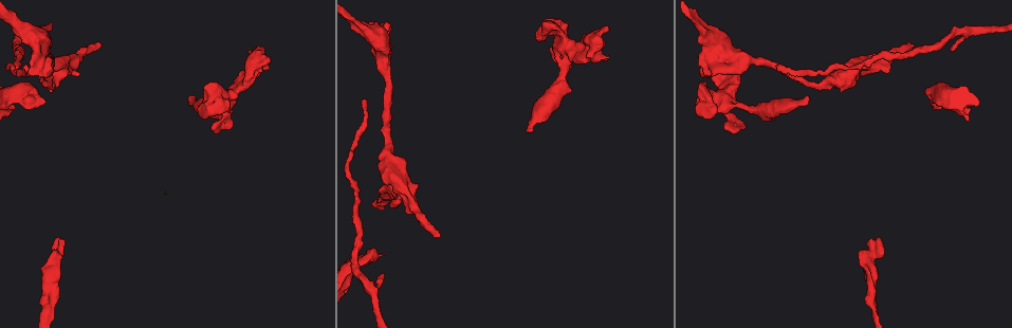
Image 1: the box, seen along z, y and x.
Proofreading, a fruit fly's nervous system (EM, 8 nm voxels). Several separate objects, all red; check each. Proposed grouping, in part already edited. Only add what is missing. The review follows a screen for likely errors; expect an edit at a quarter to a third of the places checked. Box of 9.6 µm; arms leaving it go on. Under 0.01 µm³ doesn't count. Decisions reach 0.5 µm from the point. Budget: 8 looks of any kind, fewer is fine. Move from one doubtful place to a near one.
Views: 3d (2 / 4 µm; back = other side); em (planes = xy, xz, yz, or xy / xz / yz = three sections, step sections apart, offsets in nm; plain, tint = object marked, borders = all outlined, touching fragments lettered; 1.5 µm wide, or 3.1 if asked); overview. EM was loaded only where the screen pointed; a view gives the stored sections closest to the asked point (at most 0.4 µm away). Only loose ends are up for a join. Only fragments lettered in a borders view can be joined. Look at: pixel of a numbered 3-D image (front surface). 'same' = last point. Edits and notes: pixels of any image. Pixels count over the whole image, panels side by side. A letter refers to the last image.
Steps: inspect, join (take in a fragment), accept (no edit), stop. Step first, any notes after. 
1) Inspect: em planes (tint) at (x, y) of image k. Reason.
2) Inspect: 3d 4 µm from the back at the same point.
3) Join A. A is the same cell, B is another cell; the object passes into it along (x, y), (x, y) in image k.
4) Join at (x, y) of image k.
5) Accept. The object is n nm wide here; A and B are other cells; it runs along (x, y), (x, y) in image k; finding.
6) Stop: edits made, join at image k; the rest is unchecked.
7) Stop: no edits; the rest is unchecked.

Inspect: em xz step 4 (borders) at (270, 58) of image 1. Free end.

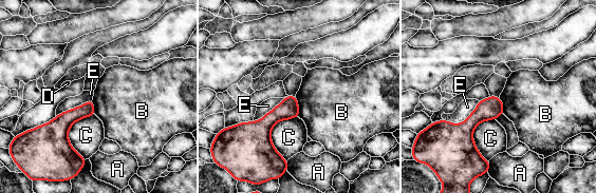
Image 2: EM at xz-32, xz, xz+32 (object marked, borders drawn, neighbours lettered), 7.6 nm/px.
Accept. A, B, C, D and E are other cells; none of them fits.

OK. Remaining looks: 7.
Inspect: 3d 2 µm at (531, 128) of image 1.

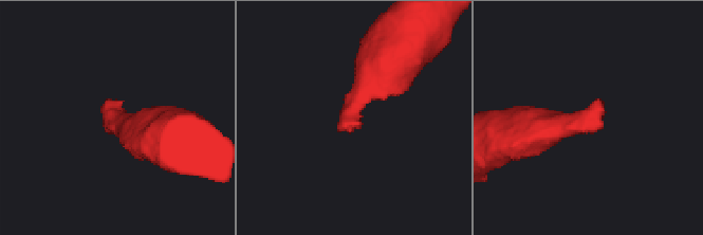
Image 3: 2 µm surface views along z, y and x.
Inspect: em 3.1 µm planes (borders) at (597, 103) of image 3. Need the tissue.

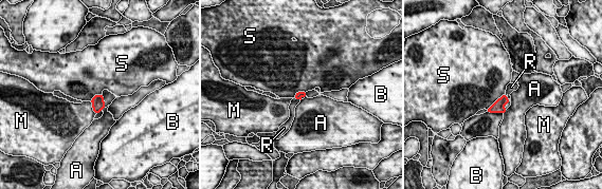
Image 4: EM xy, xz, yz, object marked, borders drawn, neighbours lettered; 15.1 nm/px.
Join R. R is the same cell, A, B, M and S are other cells; the object passes into it along (298, 94), (297, 98), (294, 102) in image 4; the cell continues.

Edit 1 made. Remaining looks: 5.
Inspect: overview. Redraw.

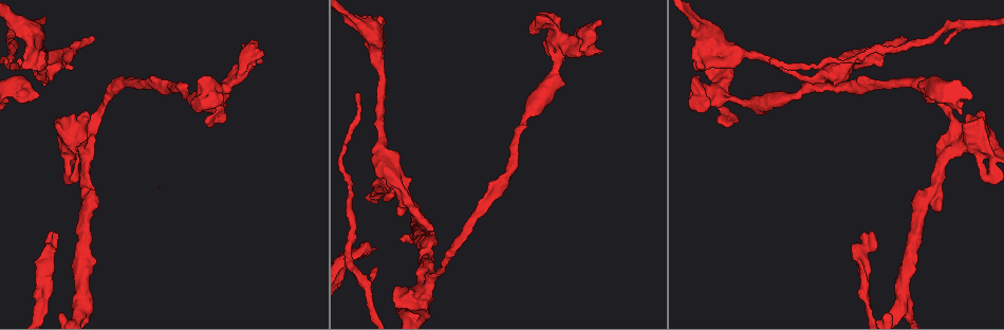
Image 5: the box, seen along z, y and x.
Inspect: em planes (borders) at (904, 37) of image 5. Free end.

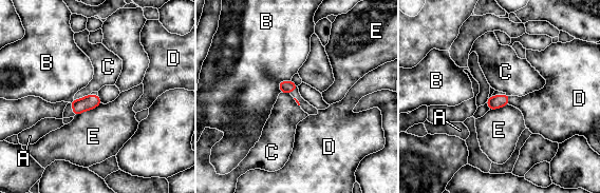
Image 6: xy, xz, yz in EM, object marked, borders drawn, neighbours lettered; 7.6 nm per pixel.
Join D. D is the same cell, A, B, C and E are other cells; the object passes into it along (493, 102), (507, 100), (539, 108) in image 6; the cell continues.

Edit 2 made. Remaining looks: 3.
Stop: edits made, join at image 4, join at image 6; the rest is unchecked.

